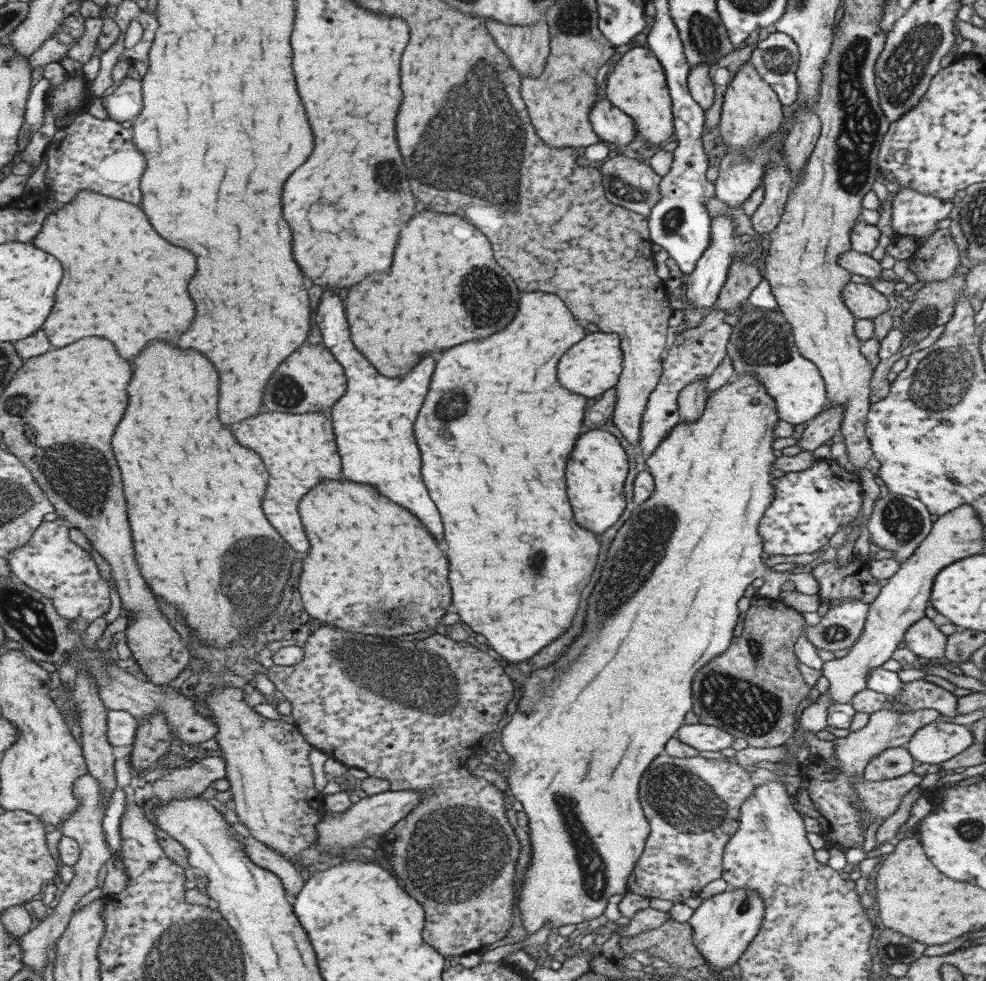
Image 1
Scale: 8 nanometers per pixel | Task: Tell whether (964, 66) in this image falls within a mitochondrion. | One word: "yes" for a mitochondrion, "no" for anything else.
no

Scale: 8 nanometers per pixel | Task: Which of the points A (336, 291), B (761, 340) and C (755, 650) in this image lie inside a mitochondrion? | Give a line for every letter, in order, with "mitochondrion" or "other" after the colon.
A: other
B: mitochondrion
C: mitochondrion

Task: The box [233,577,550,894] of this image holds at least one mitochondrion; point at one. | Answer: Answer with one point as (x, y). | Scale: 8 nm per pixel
(417, 679)

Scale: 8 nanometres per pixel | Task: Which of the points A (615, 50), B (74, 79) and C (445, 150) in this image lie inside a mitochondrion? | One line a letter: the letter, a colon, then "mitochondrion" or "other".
A: other
B: other
C: mitochondrion

